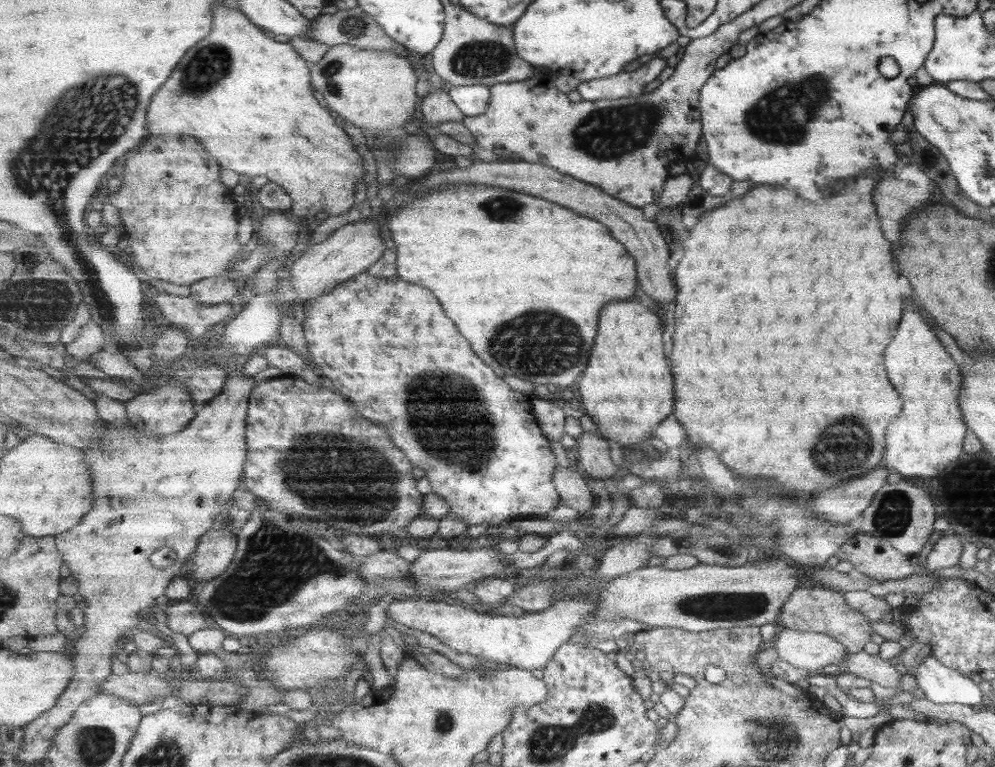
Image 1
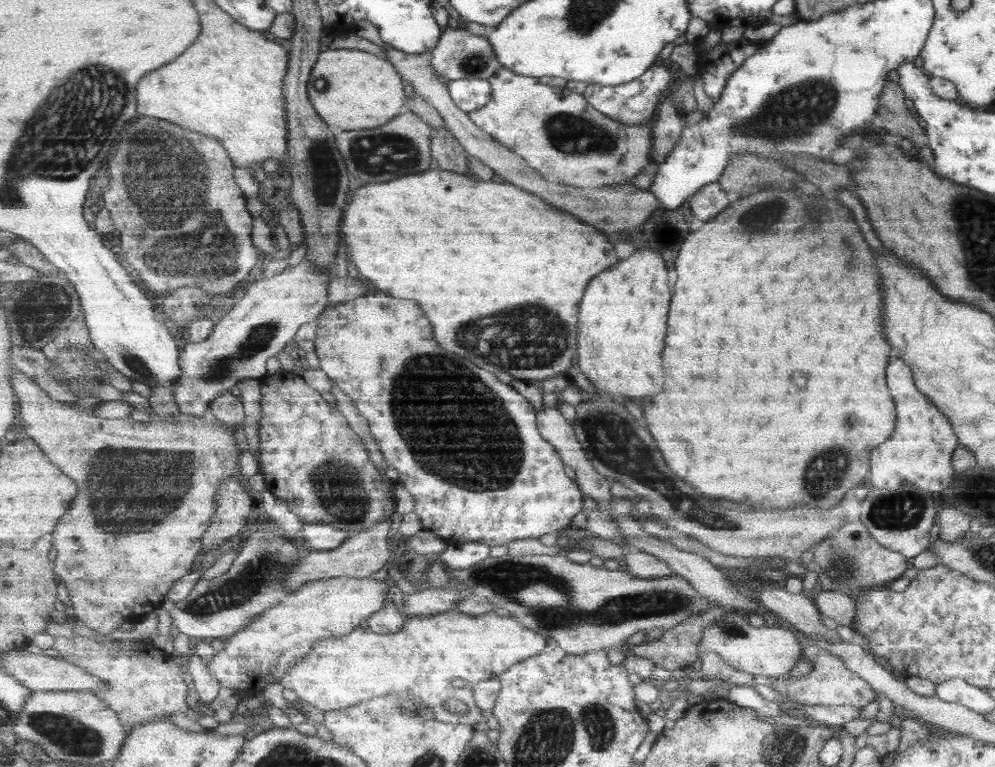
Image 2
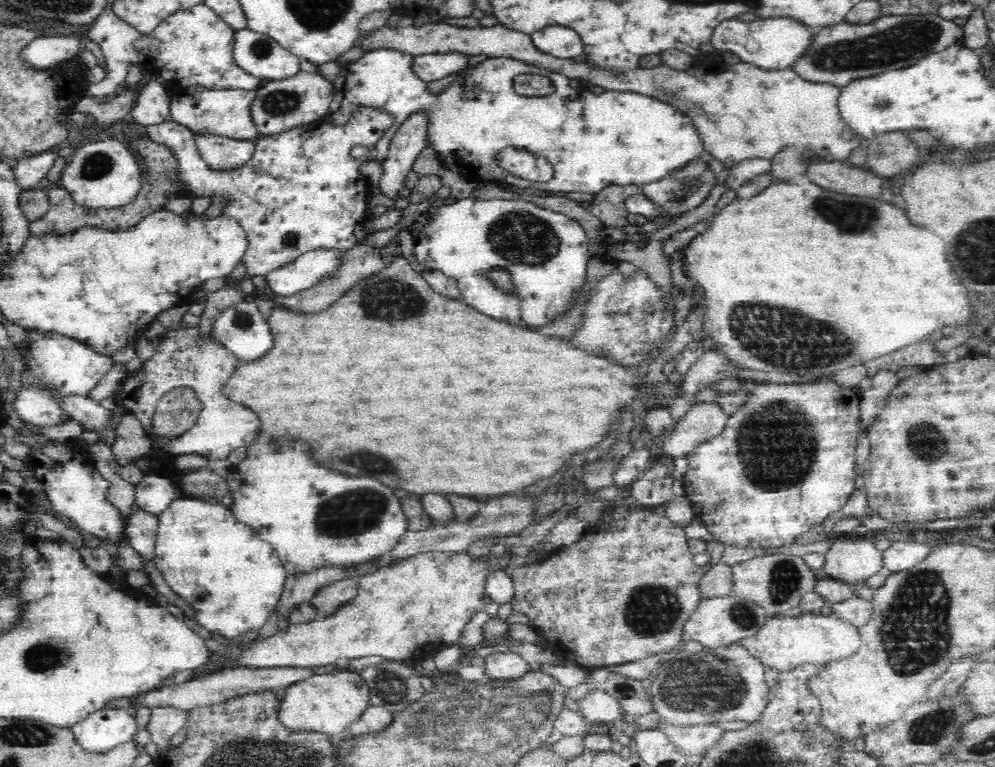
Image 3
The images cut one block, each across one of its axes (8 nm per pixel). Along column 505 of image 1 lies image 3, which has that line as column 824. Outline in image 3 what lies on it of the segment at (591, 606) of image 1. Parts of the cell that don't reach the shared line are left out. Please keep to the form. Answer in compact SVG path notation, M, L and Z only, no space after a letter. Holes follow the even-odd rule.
M803 612L794 617L769 617L758 634L742 638L739 643L765 668L774 668L785 673L806 662L828 664L832 660L842 660L850 654L856 654L862 646L860 638L859 627L834 614L824 616Z

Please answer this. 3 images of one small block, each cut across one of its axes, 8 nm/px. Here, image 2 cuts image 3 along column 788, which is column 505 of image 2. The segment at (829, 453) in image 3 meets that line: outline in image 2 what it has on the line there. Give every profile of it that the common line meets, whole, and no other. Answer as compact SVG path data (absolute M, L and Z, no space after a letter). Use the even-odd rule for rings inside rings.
M375 292L375 294L363 296L363 298L359 297L336 305L328 305L317 320L314 346L315 352L320 358L321 369L336 382L336 385L343 392L346 392L354 400L359 412L369 421L373 436L379 443L389 466L398 471L403 486L414 496L415 512L420 516L425 530L434 532L451 545L462 544L467 541L484 542L490 547L499 546L499 544L508 545L511 541L537 539L543 534L559 533L561 529L571 527L573 518L583 510L581 486L577 484L576 480L571 480L565 474L566 464L556 451L556 447L541 434L536 417L538 411L533 408L532 403L516 387L501 382L493 372L483 370L477 364L473 364L473 362L469 362L457 354L445 352L439 346L439 342L435 340L433 326L425 318L425 312L421 310L421 306L417 302L399 300L399 298L387 296L385 292Z

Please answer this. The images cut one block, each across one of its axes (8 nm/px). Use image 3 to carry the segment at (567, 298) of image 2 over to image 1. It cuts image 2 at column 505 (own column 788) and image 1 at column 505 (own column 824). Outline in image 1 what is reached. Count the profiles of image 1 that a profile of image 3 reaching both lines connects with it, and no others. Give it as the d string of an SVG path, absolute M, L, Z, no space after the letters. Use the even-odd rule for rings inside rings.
M452 184L451 186L440 186L436 190L430 190L426 194L414 194L411 201L407 201L399 211L388 218L388 229L391 232L393 242L397 242L397 260L399 260L399 276L407 282L417 282L433 294L437 294L439 302L445 306L445 312L453 322L457 322L457 328L469 342L473 342L473 350L481 354L481 358L497 370L501 376L518 376L523 380L535 382L535 384L546 384L550 386L571 386L579 381L579 376L588 367L591 350L595 346L595 336L599 330L599 314L609 302L621 302L636 296L639 290L637 268L633 256L625 250L625 246L615 240L609 232L609 228L593 218L581 216L561 204L549 202L549 199L539 198L536 195L525 194L523 191L503 190L499 186L483 186L482 184ZM501 324L503 324L503 364L501 364Z

